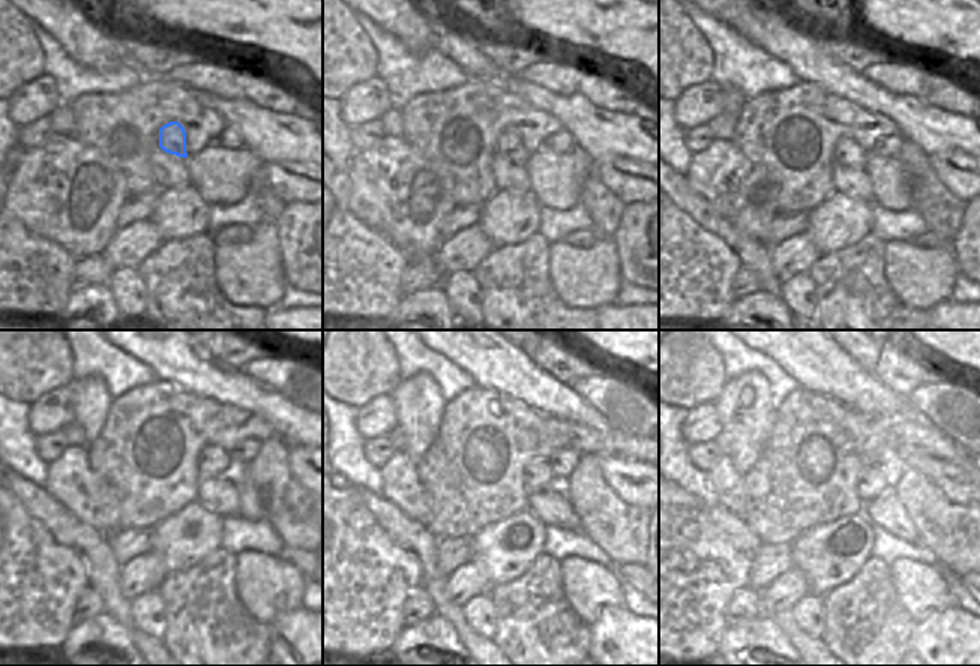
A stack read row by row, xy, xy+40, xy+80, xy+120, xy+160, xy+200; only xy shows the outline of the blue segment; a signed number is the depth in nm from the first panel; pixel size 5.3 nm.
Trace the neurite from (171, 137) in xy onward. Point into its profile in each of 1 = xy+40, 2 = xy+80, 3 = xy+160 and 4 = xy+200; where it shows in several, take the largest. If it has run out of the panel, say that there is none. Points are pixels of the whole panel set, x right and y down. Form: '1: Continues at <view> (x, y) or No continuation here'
1: Continues at xy+40 (509, 144)
2: Continues at xy+80 (847, 152)
3: Continues at xy+160 (538, 477)
4: Continues at xy+200 (872, 485).

